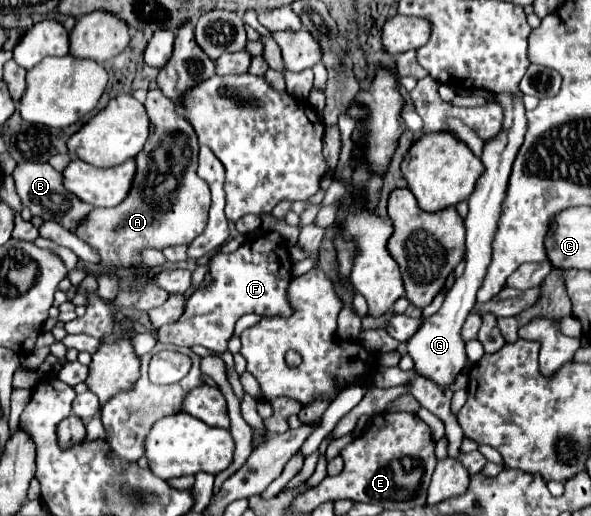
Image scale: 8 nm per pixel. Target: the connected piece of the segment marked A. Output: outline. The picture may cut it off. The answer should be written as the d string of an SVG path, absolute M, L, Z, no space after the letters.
M159 88L149 90L145 110L151 122L151 136L135 156L137 174L129 196L115 208L95 208L77 228L77 236L95 246L99 250L101 264L107 266L127 268L141 264L141 248L163 250L173 244L191 244L207 226L207 212L211 206L209 186L197 176L195 166L187 166L183 170L167 200L163 194L157 194L157 180L163 180L159 178L159 164L197 164L199 144L193 126L177 114L175 104Z

